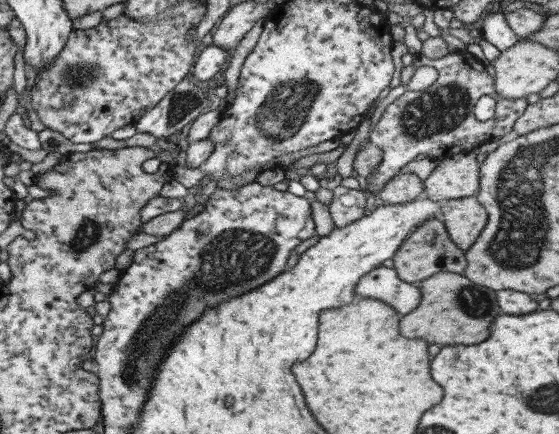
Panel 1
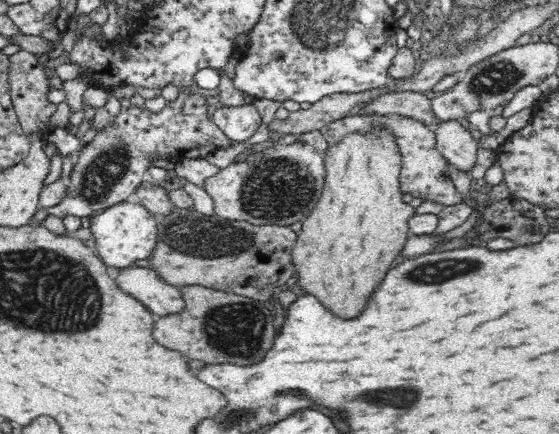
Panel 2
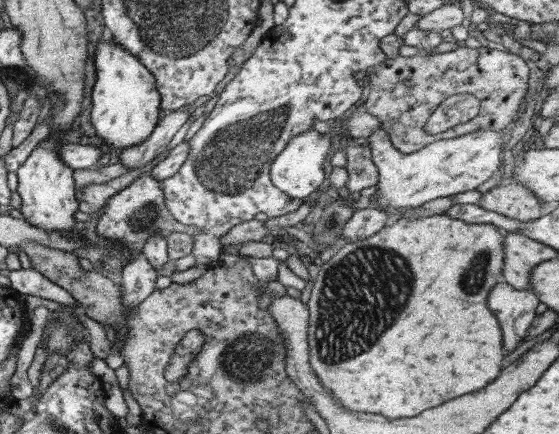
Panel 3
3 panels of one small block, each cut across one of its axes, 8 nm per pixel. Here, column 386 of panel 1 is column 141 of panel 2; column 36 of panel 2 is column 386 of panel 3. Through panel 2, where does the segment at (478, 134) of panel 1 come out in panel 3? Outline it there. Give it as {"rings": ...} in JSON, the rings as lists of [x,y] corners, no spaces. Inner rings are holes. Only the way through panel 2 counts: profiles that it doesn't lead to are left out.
{"rings":[[[368,205],[367,208],[353,212],[340,230],[340,236],[348,238],[349,242],[355,242],[375,234],[389,222],[390,216]]]}

